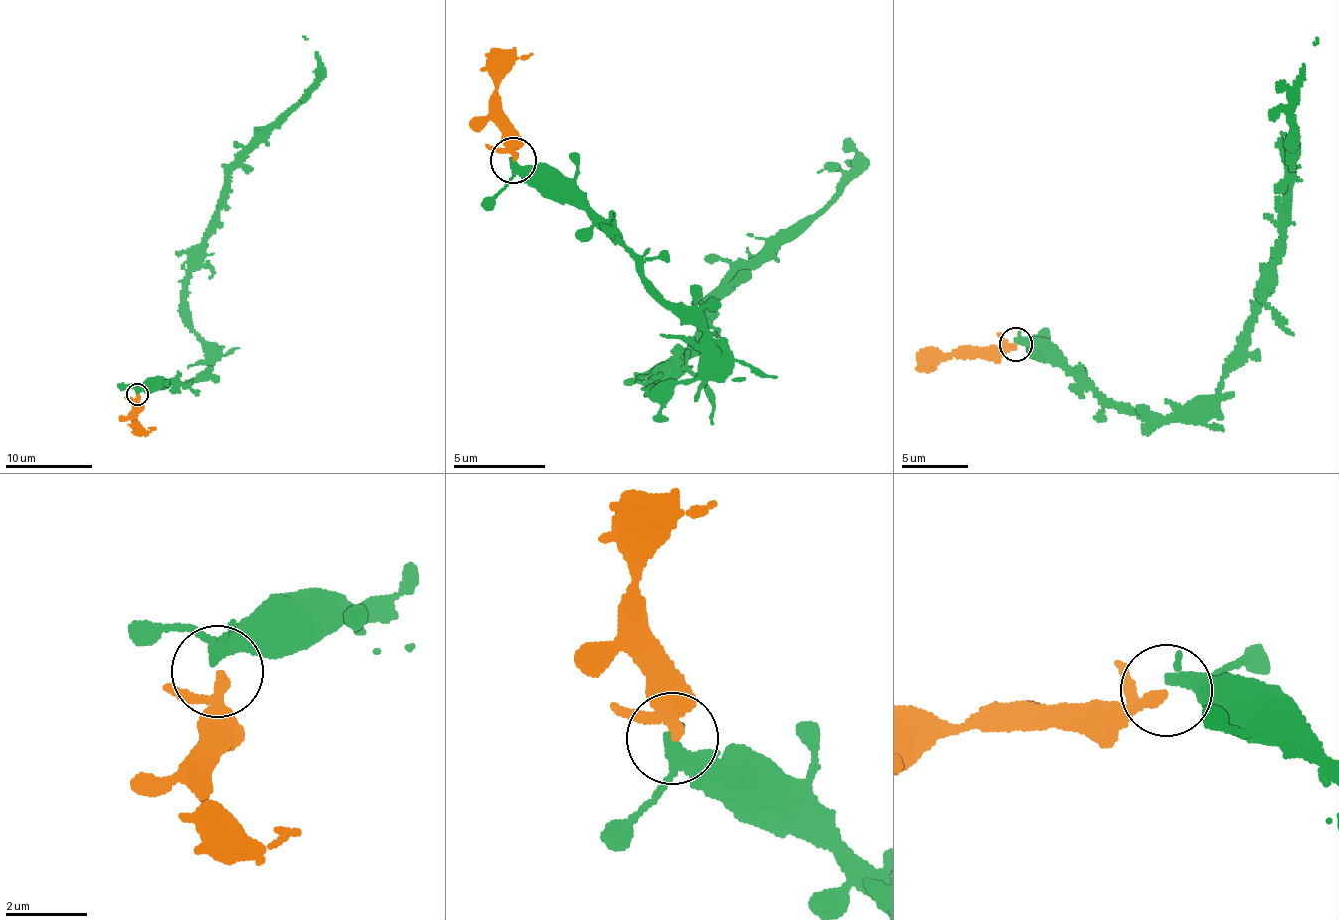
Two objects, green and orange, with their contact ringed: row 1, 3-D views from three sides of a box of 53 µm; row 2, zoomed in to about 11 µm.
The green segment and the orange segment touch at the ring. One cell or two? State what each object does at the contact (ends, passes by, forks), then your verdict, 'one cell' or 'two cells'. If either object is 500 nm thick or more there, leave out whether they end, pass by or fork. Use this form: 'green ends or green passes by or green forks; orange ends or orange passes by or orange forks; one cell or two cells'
green passes by; orange passes by; one cell

